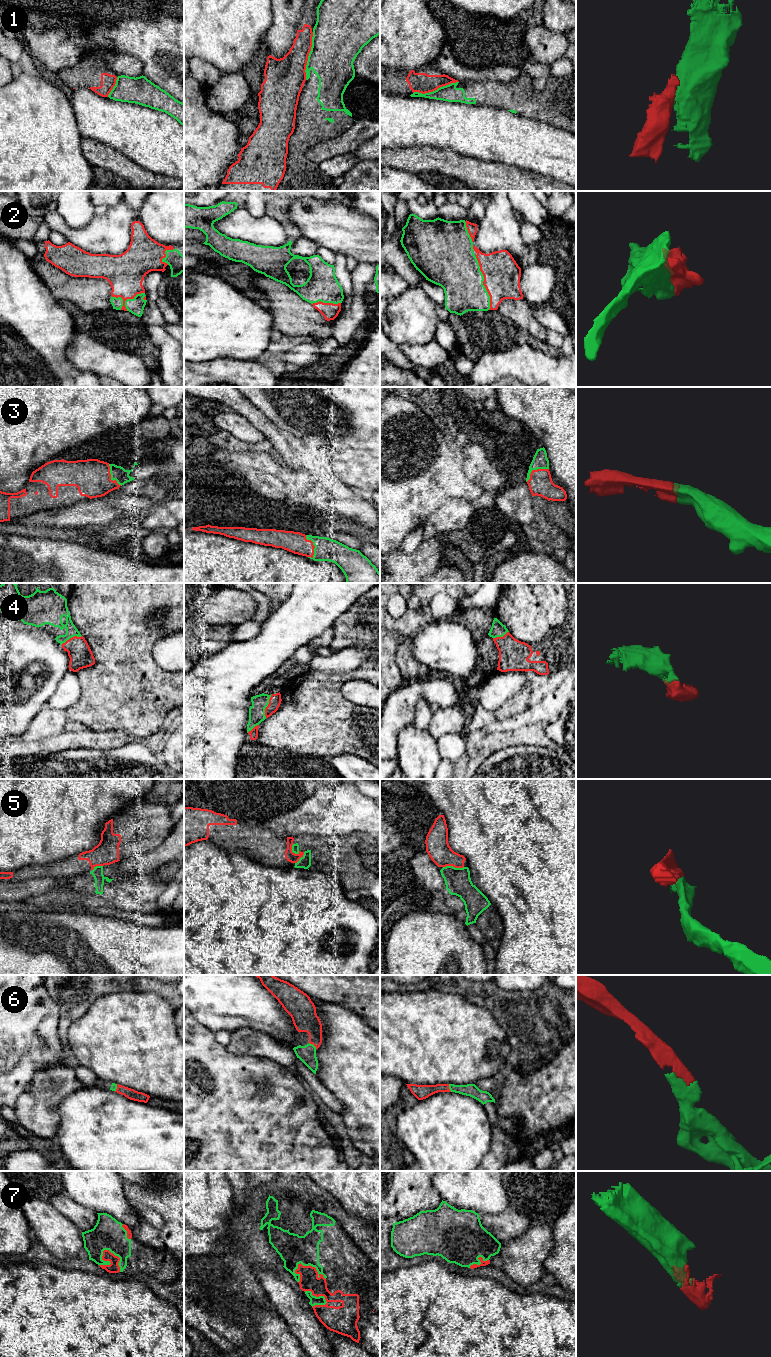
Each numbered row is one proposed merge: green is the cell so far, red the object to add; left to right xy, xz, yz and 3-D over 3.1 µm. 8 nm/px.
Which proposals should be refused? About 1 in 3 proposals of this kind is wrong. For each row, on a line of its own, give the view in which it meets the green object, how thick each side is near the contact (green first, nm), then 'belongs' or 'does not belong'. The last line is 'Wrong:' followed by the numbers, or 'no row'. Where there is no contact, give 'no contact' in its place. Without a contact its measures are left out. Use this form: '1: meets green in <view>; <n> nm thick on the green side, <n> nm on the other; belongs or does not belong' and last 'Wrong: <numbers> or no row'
1: meets green in xz; 380 nm thick on the green side, 320 nm on the other; does not belong
2: meets green in yz; 380 nm thick on the green side, 300 nm on the other; belongs
3: meets green in xz; 190 nm thick on the green side, 170 nm on the other; belongs
4: meets green in xz; 130 nm thick on the green side, 100 nm on the other; belongs
5: meets green in yz; 200 nm thick on the green side, 190 nm on the other; does not belong
6: meets green in xz; 140 nm thick on the green side, 200 nm on the other; belongs
7: meets green in xz; 240 nm thick on the green side, 160 nm on the other; belongs
Wrong: 1, 5

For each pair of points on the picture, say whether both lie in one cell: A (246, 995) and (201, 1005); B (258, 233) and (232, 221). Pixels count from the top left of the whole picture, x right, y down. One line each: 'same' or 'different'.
A: same
B: same

